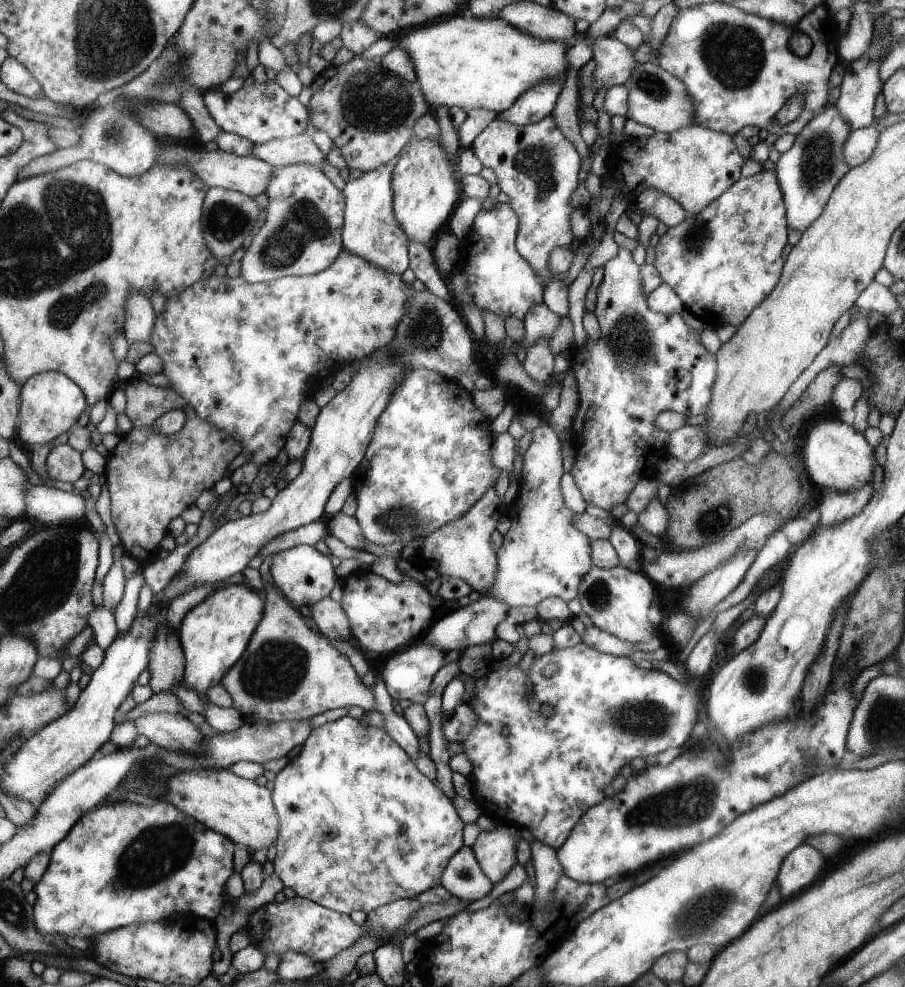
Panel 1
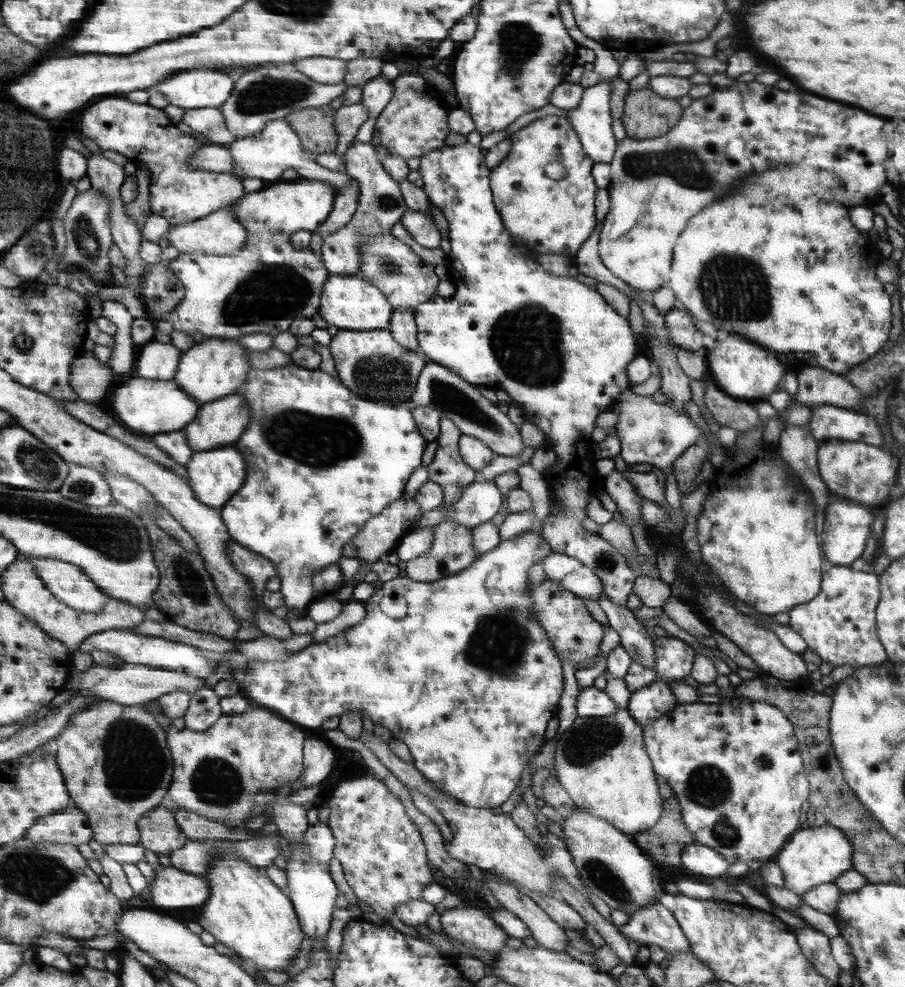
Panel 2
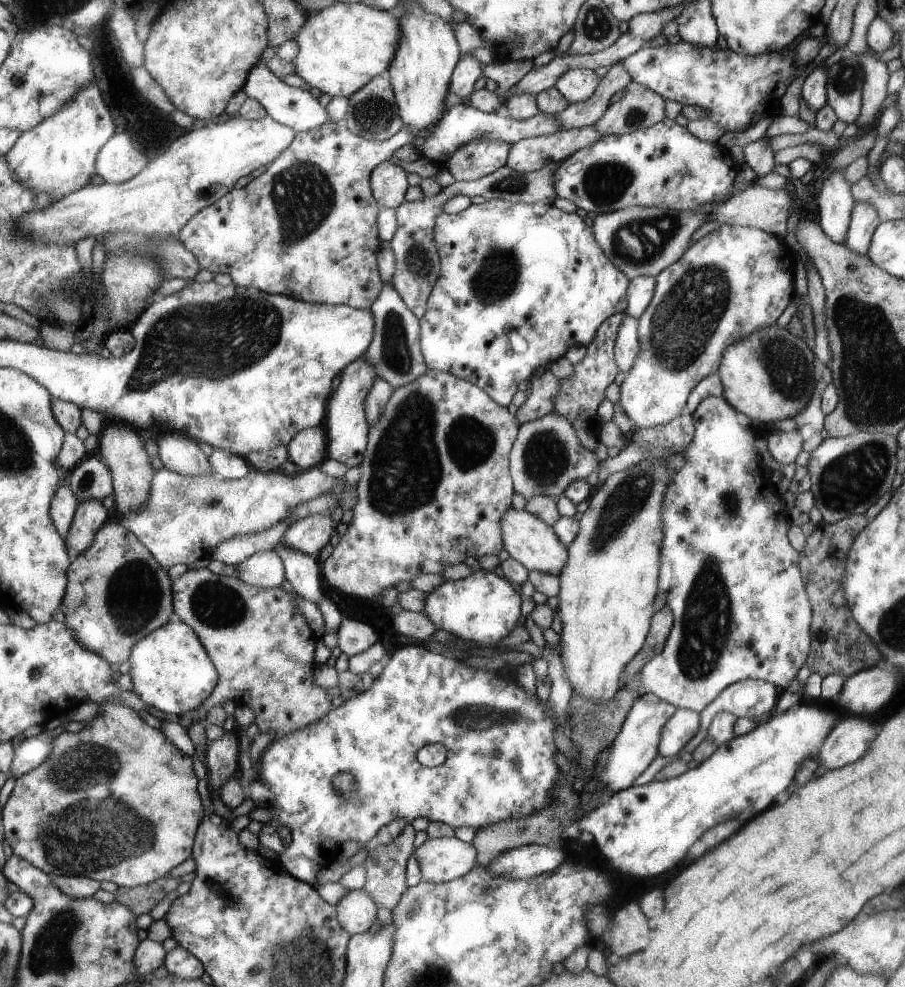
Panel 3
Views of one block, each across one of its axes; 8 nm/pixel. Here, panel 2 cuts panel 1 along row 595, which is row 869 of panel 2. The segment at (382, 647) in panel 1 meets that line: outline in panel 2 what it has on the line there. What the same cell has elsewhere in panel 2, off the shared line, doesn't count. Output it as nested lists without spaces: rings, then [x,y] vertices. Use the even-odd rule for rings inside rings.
[[[370,775],[339,781],[332,788],[329,801],[324,802],[331,810],[327,824],[337,837],[335,857],[340,861],[344,876],[356,898],[369,904],[373,912],[386,921],[396,915],[398,905],[422,899],[424,887],[432,882],[432,874],[426,864],[426,847],[422,835],[416,824],[408,817],[401,801],[388,791],[382,781]]]

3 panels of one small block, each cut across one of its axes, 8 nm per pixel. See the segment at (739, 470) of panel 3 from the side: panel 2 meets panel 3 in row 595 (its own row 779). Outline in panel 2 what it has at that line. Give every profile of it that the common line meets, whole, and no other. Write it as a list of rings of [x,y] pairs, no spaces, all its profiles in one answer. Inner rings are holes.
[[[724,698],[718,703],[692,703],[680,704],[670,710],[670,713],[662,715],[660,719],[652,721],[643,726],[645,748],[649,757],[653,761],[653,768],[657,774],[668,782],[674,791],[674,796],[680,802],[682,810],[682,820],[686,827],[694,833],[694,842],[706,845],[722,853],[724,859],[731,865],[734,863],[746,863],[748,860],[758,860],[759,862],[774,859],[789,842],[790,836],[798,830],[798,818],[802,814],[802,804],[808,800],[808,792],[812,790],[812,785],[806,780],[806,772],[802,768],[802,754],[798,752],[798,738],[794,736],[794,723],[786,718],[786,713],[782,712],[775,705],[766,701],[736,701]]]

